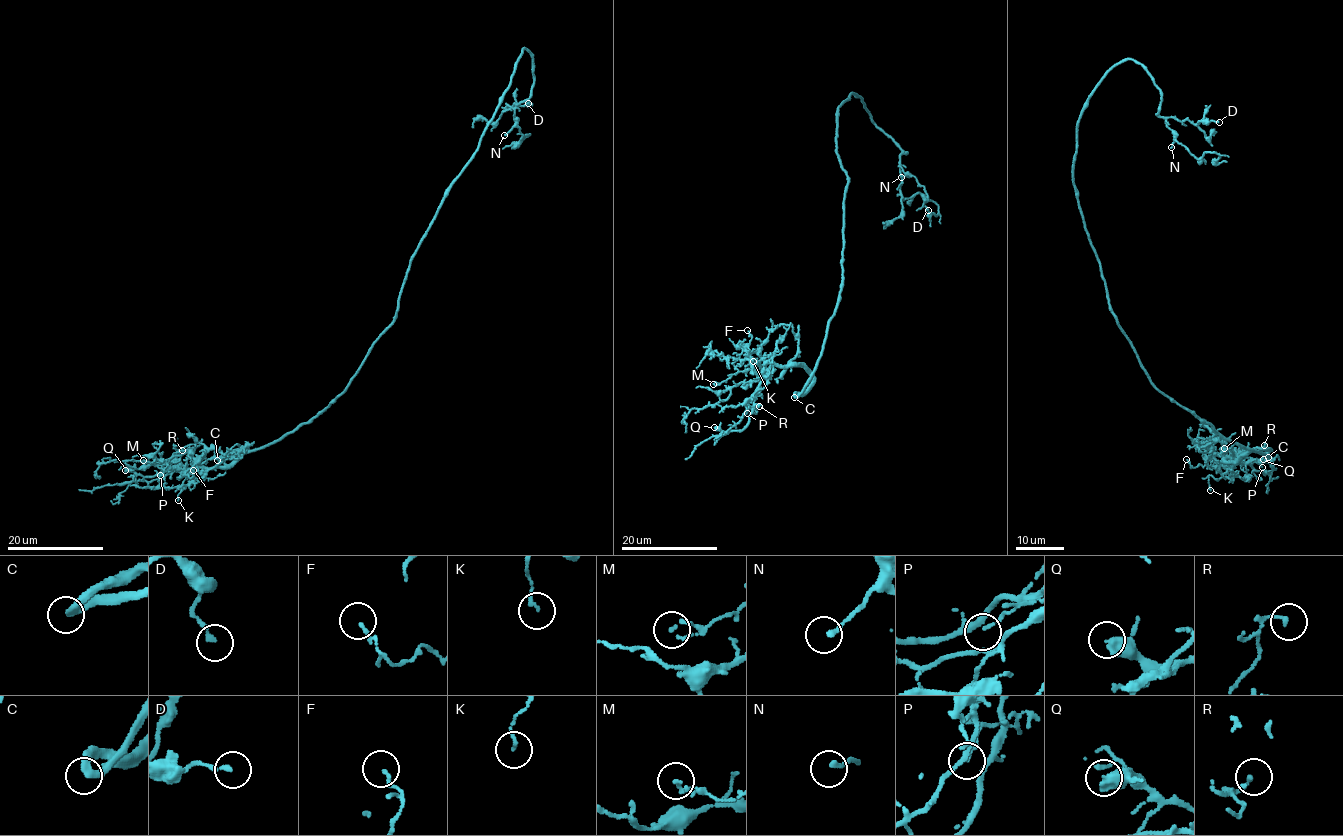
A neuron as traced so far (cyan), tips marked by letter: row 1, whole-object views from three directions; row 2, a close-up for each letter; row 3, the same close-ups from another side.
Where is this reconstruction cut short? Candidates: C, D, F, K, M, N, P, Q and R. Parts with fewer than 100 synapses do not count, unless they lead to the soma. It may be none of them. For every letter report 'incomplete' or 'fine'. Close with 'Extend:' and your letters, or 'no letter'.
C: incomplete
D: fine
F: fine
K: fine
M: fine
N: fine
P: fine
Q: fine
R: fine
Extend: C

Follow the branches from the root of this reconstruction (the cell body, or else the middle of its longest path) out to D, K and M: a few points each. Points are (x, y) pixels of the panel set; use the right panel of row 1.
D: (1106, 287), (1072, 175), (1080, 113), (1097, 83), (1132, 59), (1160, 92), (1158, 115), (1219, 122)
K: (1106, 287), (1156, 387), (1253, 449), (1225, 460), (1227, 476), (1209, 475), (1210, 490)
M: (1106, 287), (1110, 309), (1156, 387), (1211, 423), (1218, 434), (1253, 449), (1230, 462), (1221, 455), (1224, 448)

